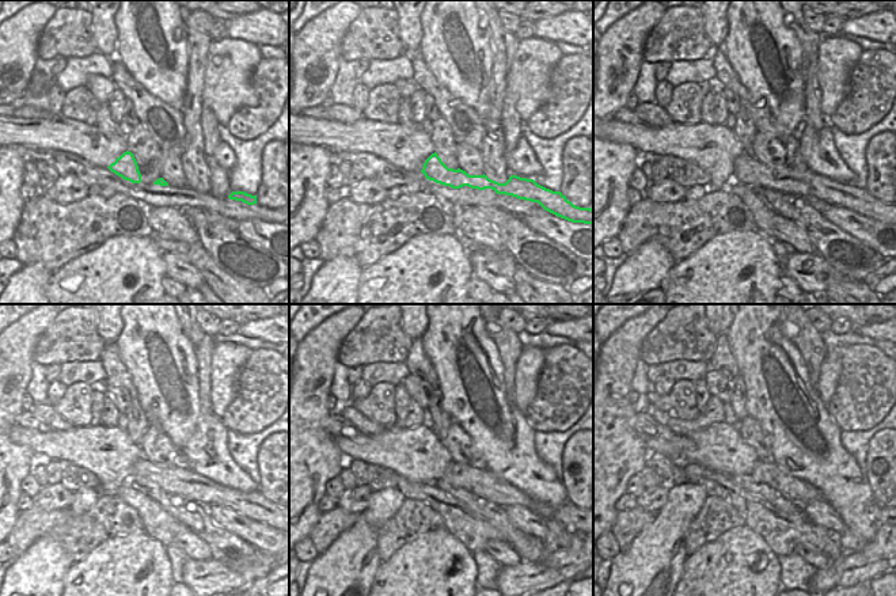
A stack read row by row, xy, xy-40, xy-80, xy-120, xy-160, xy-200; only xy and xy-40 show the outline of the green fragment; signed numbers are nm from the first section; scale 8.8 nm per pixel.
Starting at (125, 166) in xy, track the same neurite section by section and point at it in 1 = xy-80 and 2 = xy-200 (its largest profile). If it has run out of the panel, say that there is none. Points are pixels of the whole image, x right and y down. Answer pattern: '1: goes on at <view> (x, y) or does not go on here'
1: goes on at xy-80 (748, 170)
2: goes on at xy-200 (800, 490)

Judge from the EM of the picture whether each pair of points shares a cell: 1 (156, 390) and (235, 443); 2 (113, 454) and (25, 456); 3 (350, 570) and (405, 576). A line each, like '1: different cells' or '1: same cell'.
1: different cells
2: different cells
3: different cells

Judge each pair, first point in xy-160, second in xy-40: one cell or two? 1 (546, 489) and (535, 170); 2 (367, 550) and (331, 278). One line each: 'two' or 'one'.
1: one
2: one

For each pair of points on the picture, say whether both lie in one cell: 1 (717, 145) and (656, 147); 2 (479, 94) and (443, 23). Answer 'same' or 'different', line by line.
1: same
2: same

